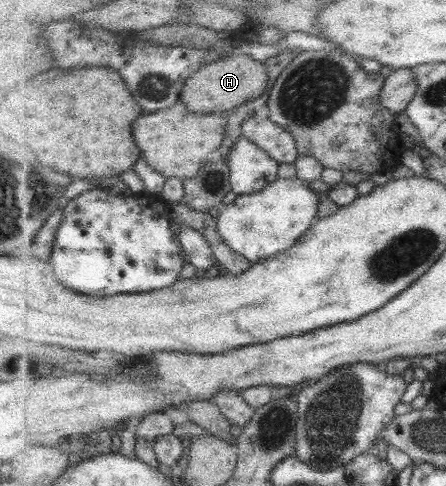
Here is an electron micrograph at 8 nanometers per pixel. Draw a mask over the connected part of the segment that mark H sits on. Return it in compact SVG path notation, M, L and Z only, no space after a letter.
M249 55L226 56L210 60L210 63L185 82L180 101L192 111L203 114L224 114L235 107L258 99L268 87L268 71L264 63Z

